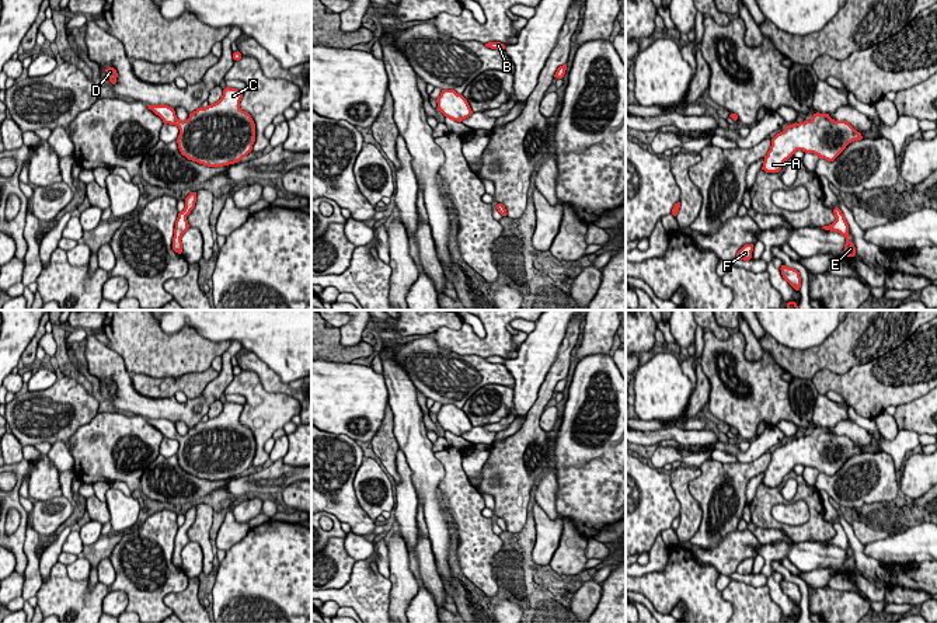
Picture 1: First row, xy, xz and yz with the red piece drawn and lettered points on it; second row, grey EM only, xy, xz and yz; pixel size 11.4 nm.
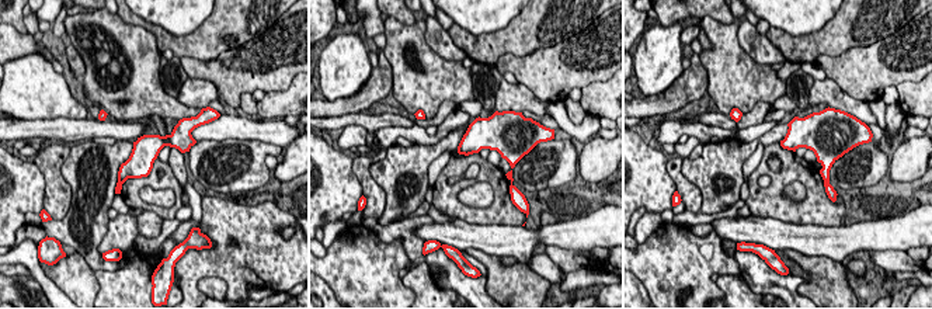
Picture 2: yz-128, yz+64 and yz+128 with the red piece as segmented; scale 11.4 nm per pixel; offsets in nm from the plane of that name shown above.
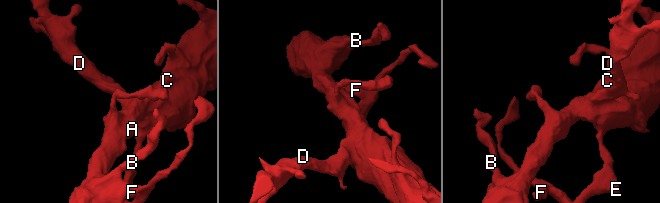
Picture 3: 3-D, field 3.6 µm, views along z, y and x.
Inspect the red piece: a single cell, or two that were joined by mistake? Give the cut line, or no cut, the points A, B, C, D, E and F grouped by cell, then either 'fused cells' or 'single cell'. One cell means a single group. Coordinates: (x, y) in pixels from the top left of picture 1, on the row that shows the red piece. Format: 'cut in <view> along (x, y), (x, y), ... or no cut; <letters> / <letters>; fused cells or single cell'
cut in xy along (183, 211), (187, 215); A B C D / E F; fused cells

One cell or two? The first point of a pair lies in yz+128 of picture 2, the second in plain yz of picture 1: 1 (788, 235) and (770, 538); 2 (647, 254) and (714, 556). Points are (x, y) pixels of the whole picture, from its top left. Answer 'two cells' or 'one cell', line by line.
1: two cells
2: two cells

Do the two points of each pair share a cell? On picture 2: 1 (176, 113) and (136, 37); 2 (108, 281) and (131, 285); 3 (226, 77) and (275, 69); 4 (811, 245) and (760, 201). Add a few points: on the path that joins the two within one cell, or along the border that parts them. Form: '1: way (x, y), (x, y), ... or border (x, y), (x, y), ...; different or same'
1: way (156, 94), (136, 75), (136, 56); same
2: way (114, 285), (125, 285); same
3: way (239, 70), (263, 69); same
4: border (753, 214), (774, 217), (792, 224), (816, 225); different

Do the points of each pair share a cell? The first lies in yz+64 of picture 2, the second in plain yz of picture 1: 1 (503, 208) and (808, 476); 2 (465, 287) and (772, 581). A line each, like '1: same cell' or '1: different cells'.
1: different cells
2: same cell

